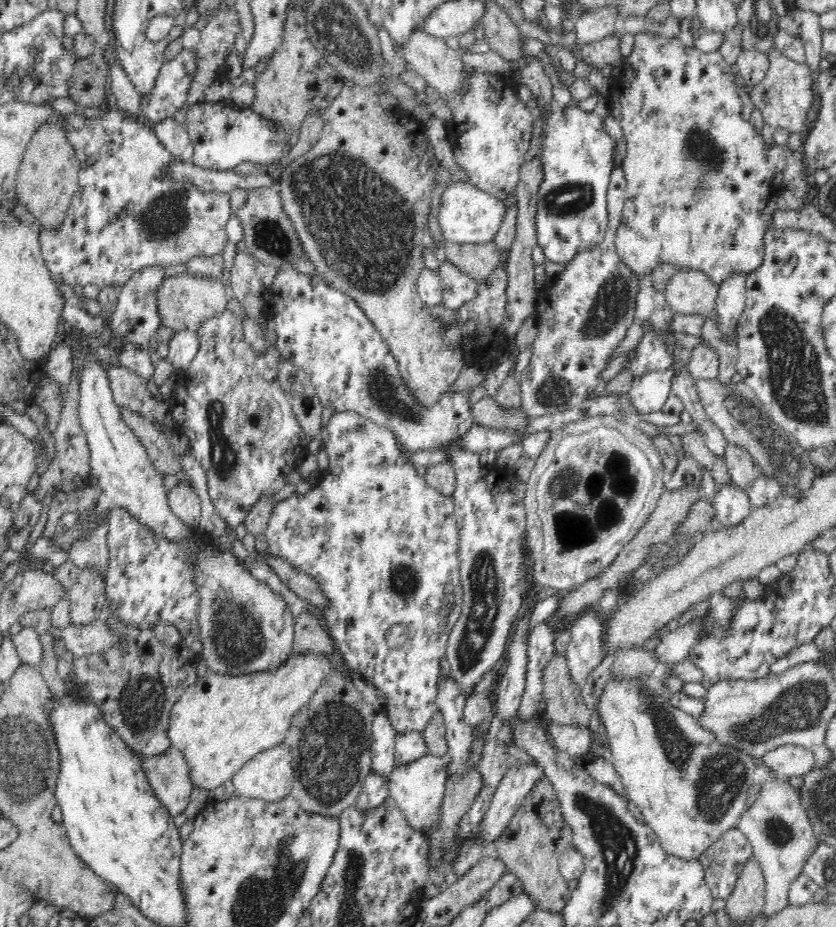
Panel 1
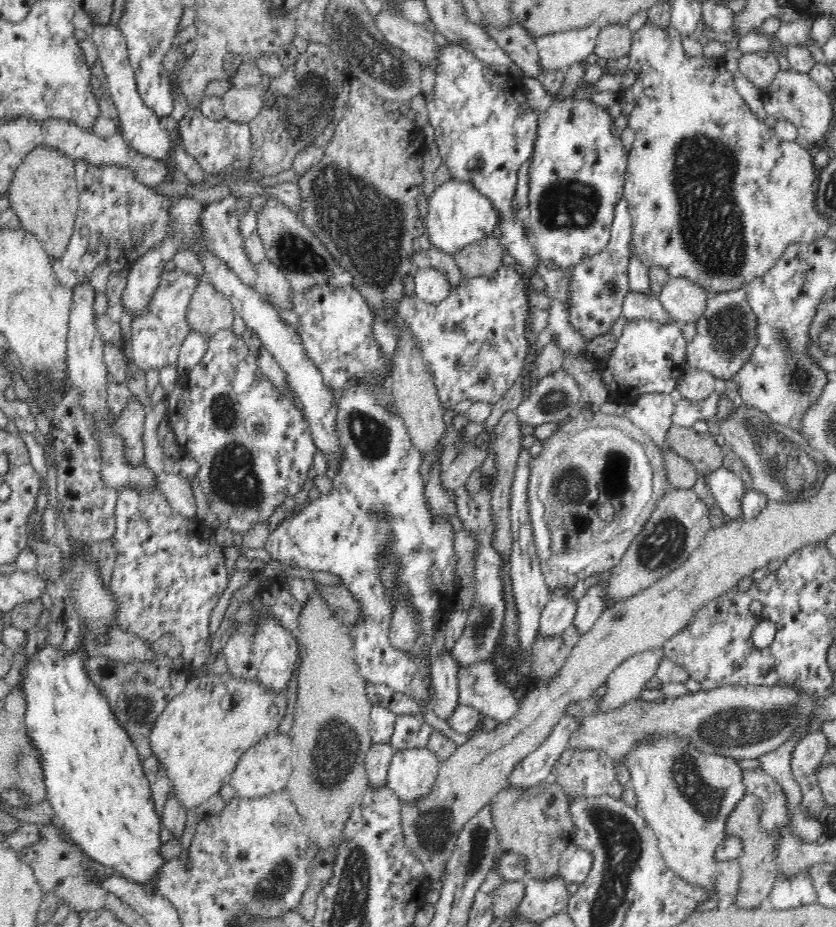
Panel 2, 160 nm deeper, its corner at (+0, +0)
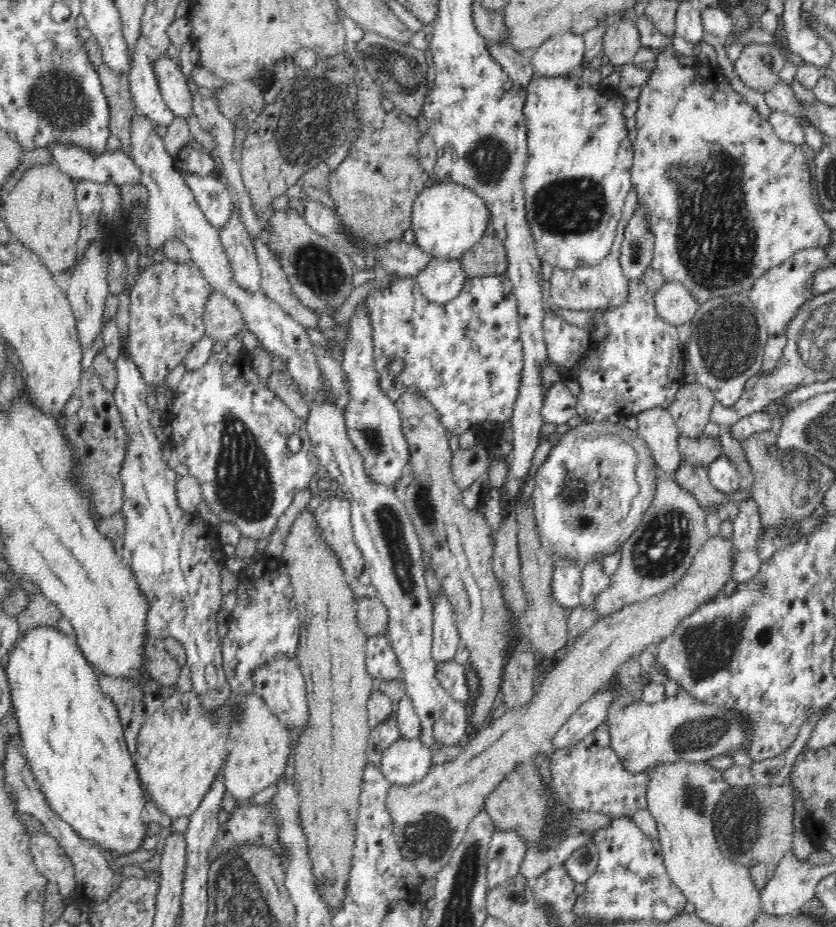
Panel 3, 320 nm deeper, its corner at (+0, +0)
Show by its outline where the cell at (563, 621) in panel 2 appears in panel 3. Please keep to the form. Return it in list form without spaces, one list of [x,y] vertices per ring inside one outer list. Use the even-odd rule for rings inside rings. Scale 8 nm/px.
[[[558,560],[552,574],[552,597],[566,609],[580,606],[581,576],[583,568],[572,560]]]

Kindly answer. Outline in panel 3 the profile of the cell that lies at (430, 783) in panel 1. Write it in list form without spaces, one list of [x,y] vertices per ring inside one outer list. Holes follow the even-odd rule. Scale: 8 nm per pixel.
[[[401,736],[384,752],[379,768],[390,785],[410,786],[422,781],[433,766],[432,751],[420,738]]]

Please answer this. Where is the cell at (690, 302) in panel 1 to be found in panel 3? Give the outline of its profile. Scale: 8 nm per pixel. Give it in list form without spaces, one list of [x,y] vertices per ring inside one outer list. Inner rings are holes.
[[[668,281],[653,296],[658,317],[672,325],[690,324],[701,308],[680,282]]]

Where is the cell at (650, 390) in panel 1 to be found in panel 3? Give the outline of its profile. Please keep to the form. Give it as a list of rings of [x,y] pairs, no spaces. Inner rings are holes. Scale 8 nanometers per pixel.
[[[669,408],[646,410],[636,418],[639,427],[637,432],[651,450],[655,469],[674,474],[683,461],[678,449],[679,430]]]

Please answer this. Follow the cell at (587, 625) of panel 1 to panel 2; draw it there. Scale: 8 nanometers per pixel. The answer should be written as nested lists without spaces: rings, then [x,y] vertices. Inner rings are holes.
[[[600,581],[590,586],[584,596],[577,600],[577,611],[573,624],[576,625],[576,631],[580,631],[580,636],[588,632],[588,629],[608,606],[606,585],[605,582]]]

